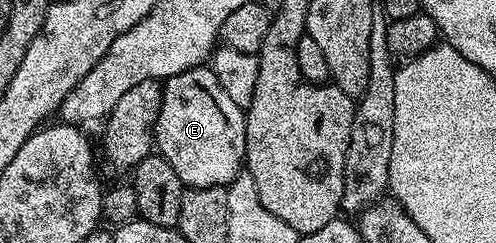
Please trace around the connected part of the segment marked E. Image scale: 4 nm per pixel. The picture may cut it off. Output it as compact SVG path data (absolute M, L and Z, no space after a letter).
M211 66L195 67L189 71L178 73L174 77L163 80L162 86L162 106L156 118L156 126L154 128L154 147L158 154L166 161L170 161L170 169L174 169L174 173L178 173L178 177L184 182L185 188L190 187L227 187L233 183L237 175L241 174L244 167L244 150L246 149L246 125L244 117L245 108L234 105L233 99L226 93L226 89L222 89L222 85L218 85L218 77L212 72Z

